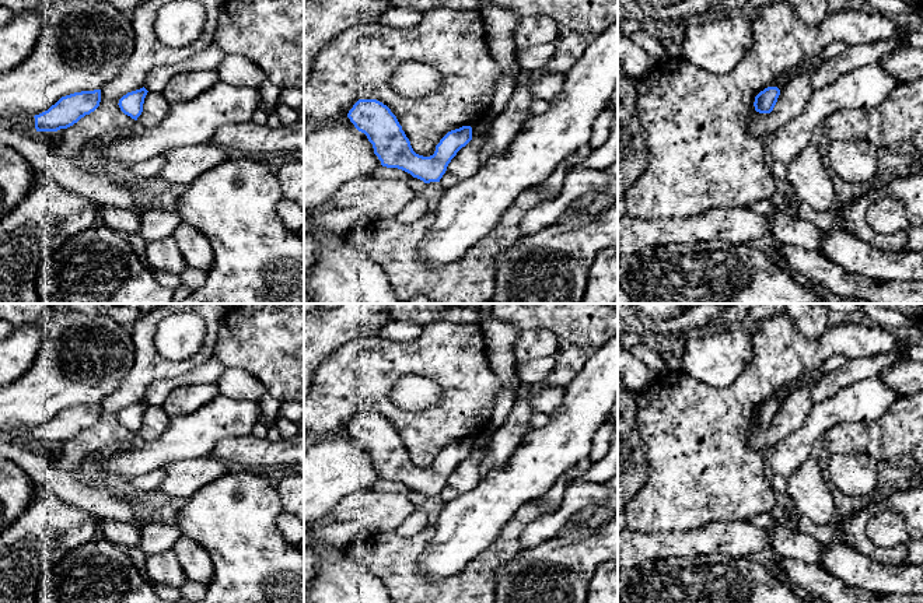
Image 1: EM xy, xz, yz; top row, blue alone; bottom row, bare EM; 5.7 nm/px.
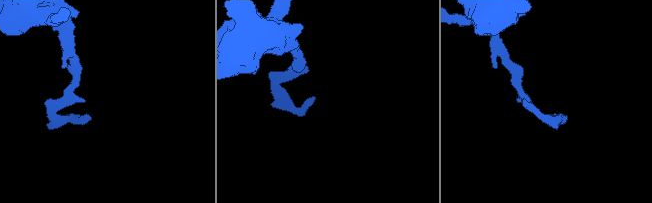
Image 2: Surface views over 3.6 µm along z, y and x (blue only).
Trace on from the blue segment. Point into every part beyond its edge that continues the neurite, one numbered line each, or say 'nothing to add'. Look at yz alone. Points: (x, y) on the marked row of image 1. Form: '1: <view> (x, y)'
nothing to add

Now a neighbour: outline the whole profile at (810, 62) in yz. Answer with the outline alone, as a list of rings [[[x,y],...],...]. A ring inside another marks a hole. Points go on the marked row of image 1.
[[[807,57],[798,67],[793,71],[784,73],[779,80],[776,80],[772,87],[777,87],[782,90],[786,84],[789,84],[794,77],[798,77],[807,73],[811,67],[817,66],[818,57]]]

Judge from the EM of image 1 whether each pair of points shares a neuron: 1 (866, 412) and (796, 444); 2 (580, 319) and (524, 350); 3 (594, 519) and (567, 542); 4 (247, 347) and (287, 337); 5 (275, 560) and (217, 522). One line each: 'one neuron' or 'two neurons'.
1: one neuron
2: two neurons
3: two neurons
4: one neuron
5: one neuron

